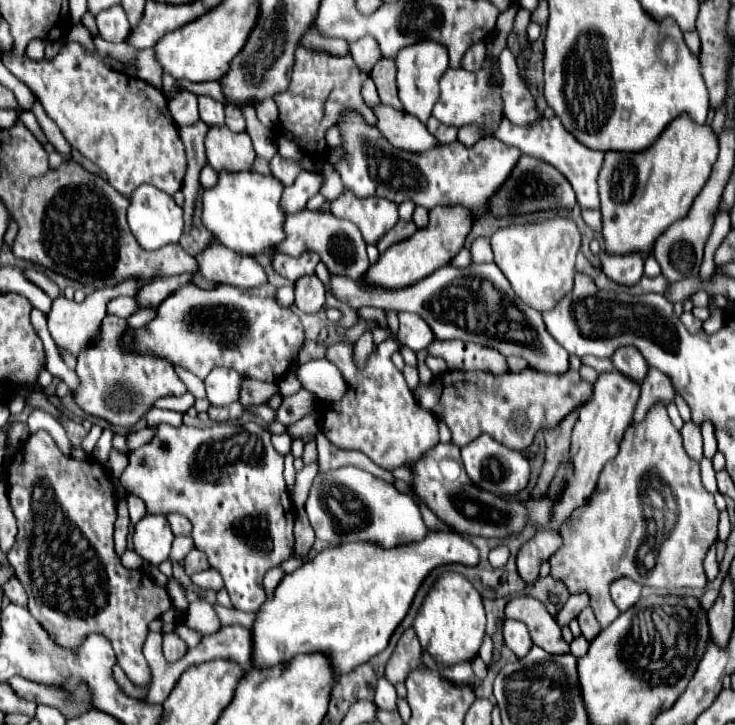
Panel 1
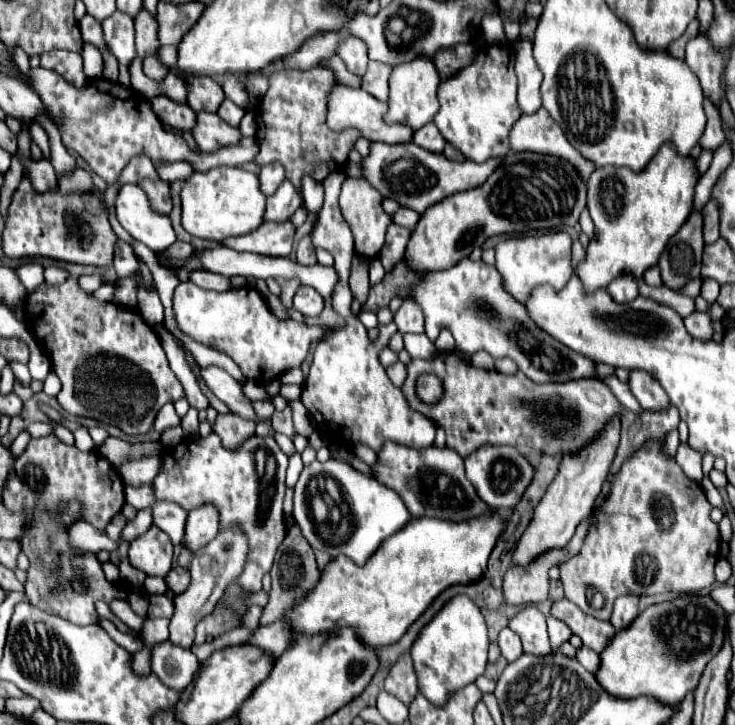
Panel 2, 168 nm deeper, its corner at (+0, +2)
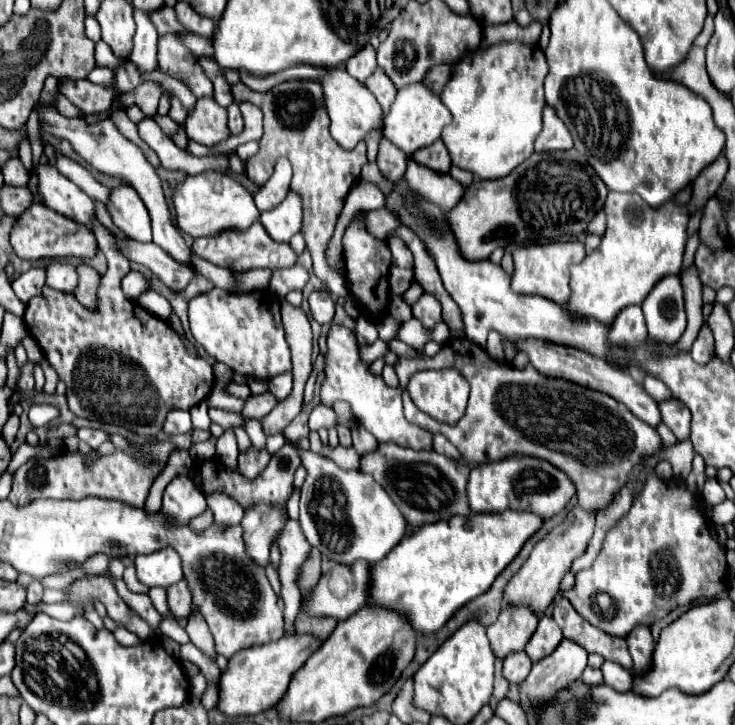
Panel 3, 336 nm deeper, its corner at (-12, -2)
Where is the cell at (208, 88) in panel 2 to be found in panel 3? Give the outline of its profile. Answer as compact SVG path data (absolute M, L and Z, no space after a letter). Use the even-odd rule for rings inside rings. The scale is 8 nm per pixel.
M172 35L160 37L158 65L160 65L160 71L186 83L190 87L190 91L194 93L194 97L200 99L200 97L214 95L212 81L204 75L196 55L184 43L180 43L180 39L176 39Z

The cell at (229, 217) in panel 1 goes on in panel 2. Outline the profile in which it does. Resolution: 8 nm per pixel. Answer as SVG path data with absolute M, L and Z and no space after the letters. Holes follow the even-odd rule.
M214 167L206 173L194 173L186 179L182 197L182 225L188 233L222 243L228 237L238 237L254 231L264 221L266 195L260 191L260 179L240 167Z

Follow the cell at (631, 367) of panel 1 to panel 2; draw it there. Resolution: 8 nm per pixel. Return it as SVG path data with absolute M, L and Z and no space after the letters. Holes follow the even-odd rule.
M640 369L630 371L628 385L634 397L638 399L638 403L642 405L642 409L650 409L650 411L662 409L670 401L666 391L660 387L660 383L656 383L656 379L652 379L652 375L648 375L646 371Z

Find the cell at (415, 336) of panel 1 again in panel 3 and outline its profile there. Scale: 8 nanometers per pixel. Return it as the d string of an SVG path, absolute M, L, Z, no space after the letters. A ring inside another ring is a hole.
M424 293L424 295L412 305L412 311L414 311L414 317L416 317L418 321L422 321L424 327L434 327L436 323L442 321L442 317L440 317L440 313L442 313L440 301L438 301L434 295L430 295L430 293Z

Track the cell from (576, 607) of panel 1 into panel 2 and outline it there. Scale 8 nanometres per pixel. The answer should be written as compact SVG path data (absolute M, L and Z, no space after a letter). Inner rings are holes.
M552 615L548 617L548 633L550 633L550 641L552 641L552 647L554 647L554 653L558 651L558 647L570 639L570 633L566 623L560 623L560 619L552 619Z

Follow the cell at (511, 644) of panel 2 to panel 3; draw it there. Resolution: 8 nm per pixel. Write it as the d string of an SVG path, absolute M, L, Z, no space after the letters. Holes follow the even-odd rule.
M524 651L520 653L512 653L504 659L504 667L502 667L502 677L508 683L522 683L528 677L528 671L532 667L532 661L528 659L528 655Z

